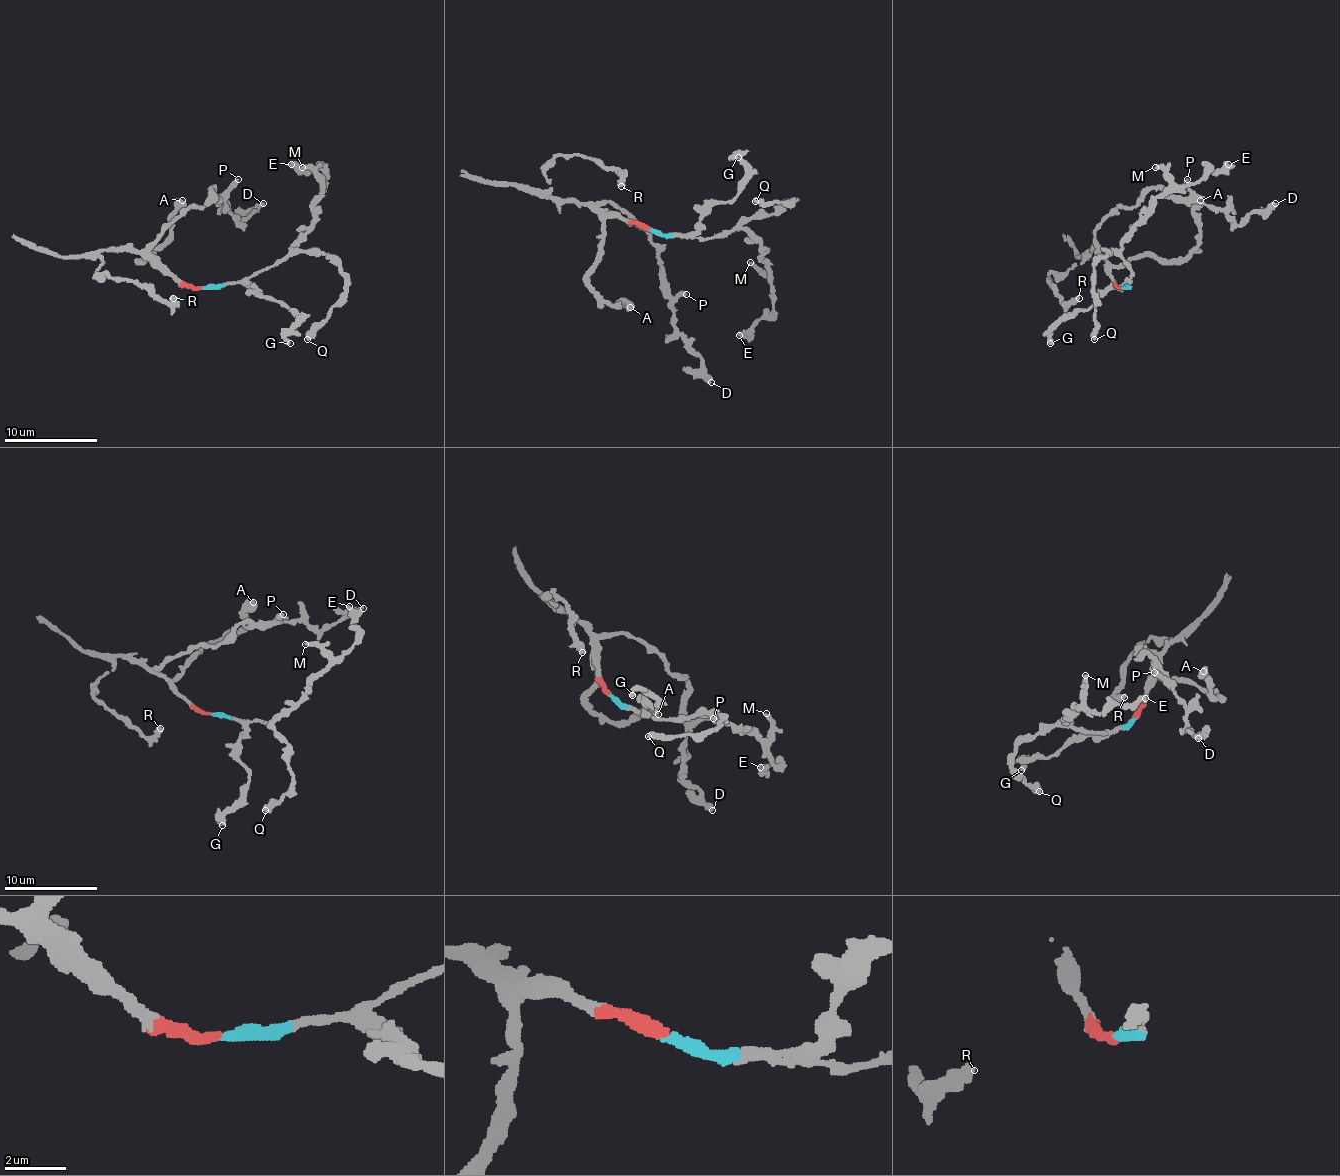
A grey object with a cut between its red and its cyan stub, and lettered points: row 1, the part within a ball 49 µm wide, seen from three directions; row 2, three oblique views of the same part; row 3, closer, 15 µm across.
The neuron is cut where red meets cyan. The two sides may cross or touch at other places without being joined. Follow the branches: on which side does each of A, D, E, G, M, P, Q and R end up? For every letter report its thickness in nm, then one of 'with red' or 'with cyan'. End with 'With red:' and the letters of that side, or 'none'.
A: calibre 700 nm; with red
D: calibre 480 nm; with red
E: calibre 550 nm; with cyan
G: calibre 420 nm; with cyan
M: calibre 320 nm; with cyan
P: calibre 380 nm; with red
Q: calibre 500 nm; with cyan
R: calibre 550 nm; with red
With red: A, D, P, R

